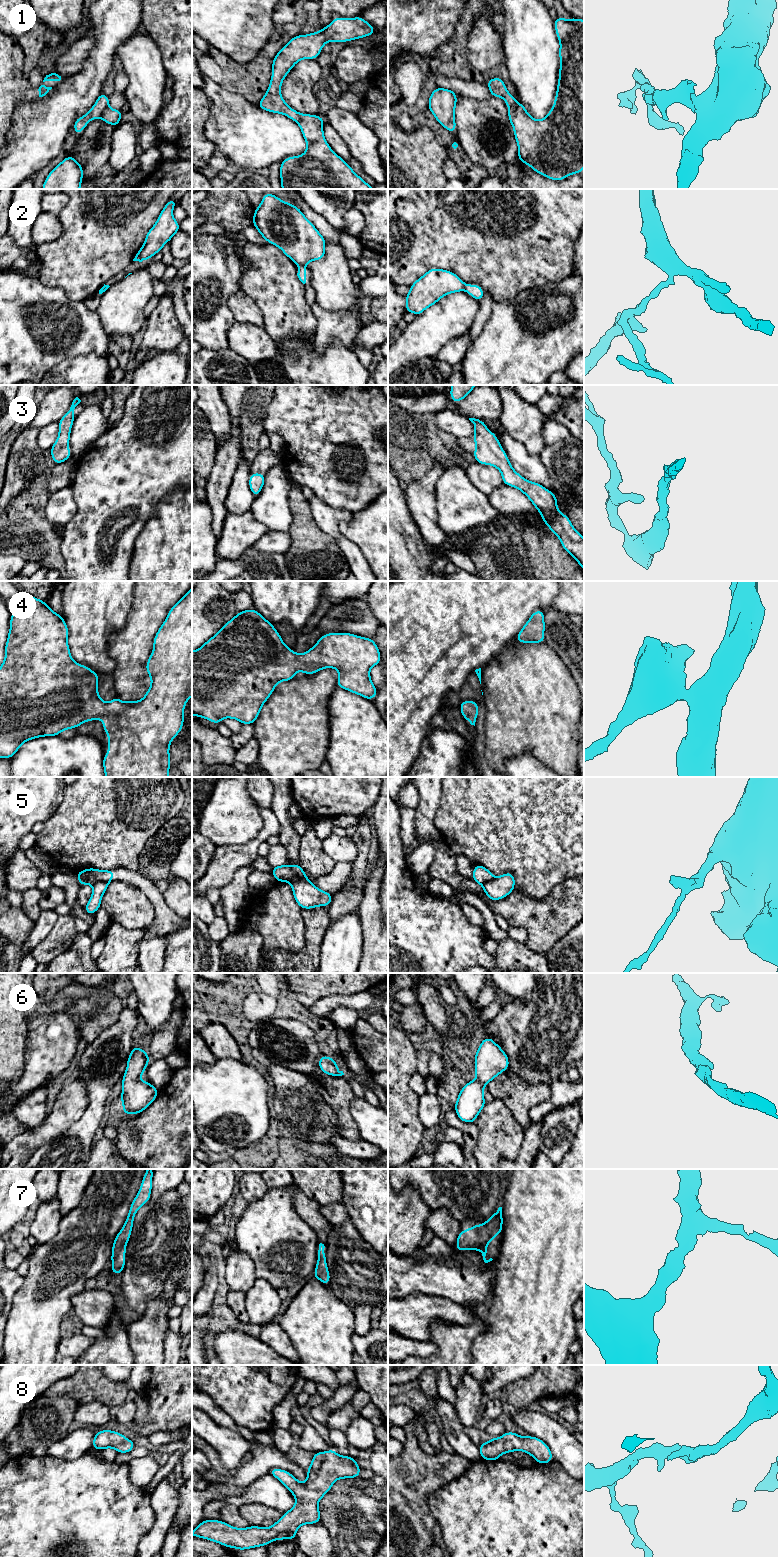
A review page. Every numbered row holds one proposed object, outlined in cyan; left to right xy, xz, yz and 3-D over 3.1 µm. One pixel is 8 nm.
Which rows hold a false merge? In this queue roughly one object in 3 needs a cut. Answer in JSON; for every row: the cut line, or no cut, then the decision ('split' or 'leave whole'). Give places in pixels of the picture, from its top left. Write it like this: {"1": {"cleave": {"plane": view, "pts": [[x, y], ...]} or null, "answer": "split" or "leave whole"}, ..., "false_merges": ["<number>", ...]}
{"1": {"cleave": {"plane": "yz", "pts": [[517, 102], [514, 107], [509, 109]]}, "answer": "split"}, "2": {"cleave": {"plane": "xz", "pts": [[304, 265], [299, 267]]}, "answer": "split"}, "3": {"cleave": null, "answer": "leave whole"}, "4": {"cleave": null, "answer": "leave whole"}, "5": {"cleave": {"plane": "xz", "pts": [[307, 879], [294, 877], [289, 882]]}, "answer": "split"}, "6": {"cleave": null, "answer": "leave whole"}, "7": {"cleave": null, "answer": "leave whole"}, "8": {"cleave": null, "answer": "leave whole"}, "false_merges": ["1", "2", "5"]}

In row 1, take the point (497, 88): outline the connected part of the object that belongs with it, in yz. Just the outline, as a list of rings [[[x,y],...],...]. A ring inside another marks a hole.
[[[494,77],[486,82],[492,97],[502,97],[505,100],[509,109],[513,109],[517,105],[517,100],[513,97],[505,86],[503,80],[499,77]]]

